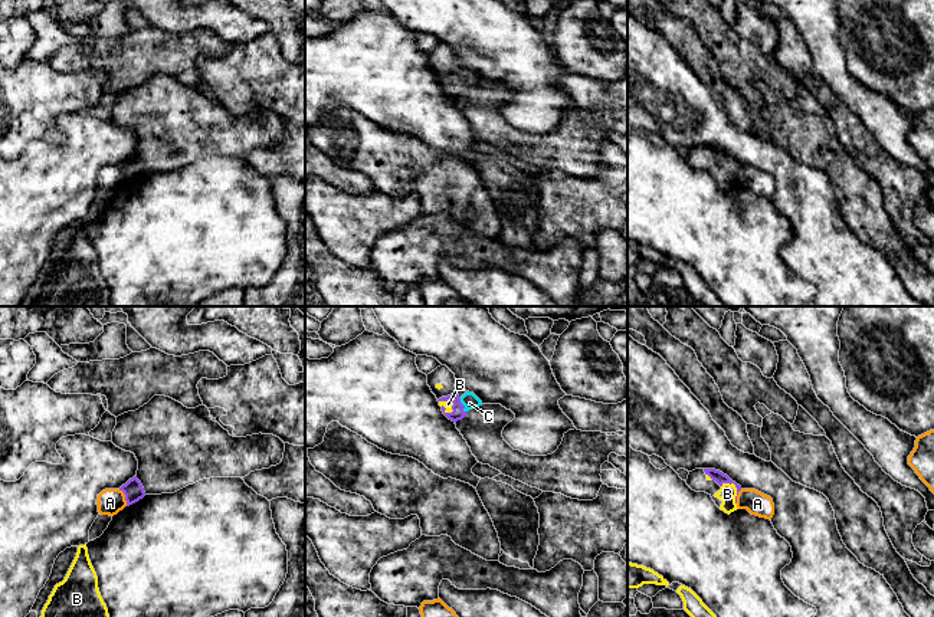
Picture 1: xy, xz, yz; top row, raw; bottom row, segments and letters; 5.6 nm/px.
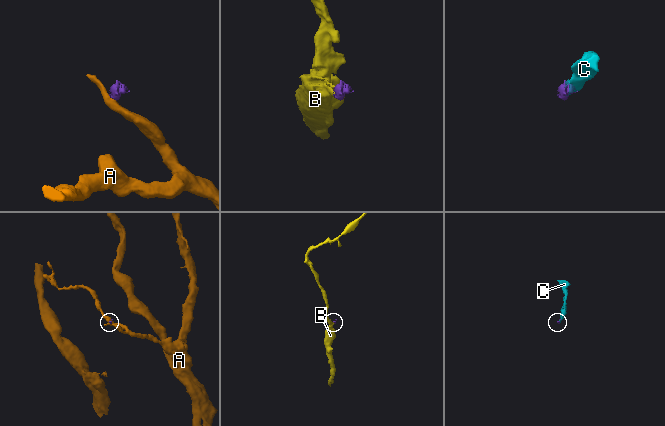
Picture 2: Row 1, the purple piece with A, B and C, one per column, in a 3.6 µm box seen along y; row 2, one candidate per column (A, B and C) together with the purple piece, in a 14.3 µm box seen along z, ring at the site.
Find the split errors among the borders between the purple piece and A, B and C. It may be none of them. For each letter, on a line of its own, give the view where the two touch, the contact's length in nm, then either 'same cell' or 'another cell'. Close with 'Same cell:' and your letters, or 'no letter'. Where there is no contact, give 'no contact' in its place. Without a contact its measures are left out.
A: xy | 110 nm | another cell
B: yz | 150 nm | same cell
C: xz | 90 nm | same cell
Same cell: B, C

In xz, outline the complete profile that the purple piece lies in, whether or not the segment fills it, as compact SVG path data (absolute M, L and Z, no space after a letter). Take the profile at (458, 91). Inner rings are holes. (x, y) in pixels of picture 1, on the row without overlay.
M440 43L427 52L427 63L436 73L443 92L455 101L462 98L469 88L482 83L473 70L458 62L455 52L446 43Z

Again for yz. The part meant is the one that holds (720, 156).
M695 147L689 150L686 163L695 170L708 171L725 191L737 188L737 173L741 164L715 147Z

